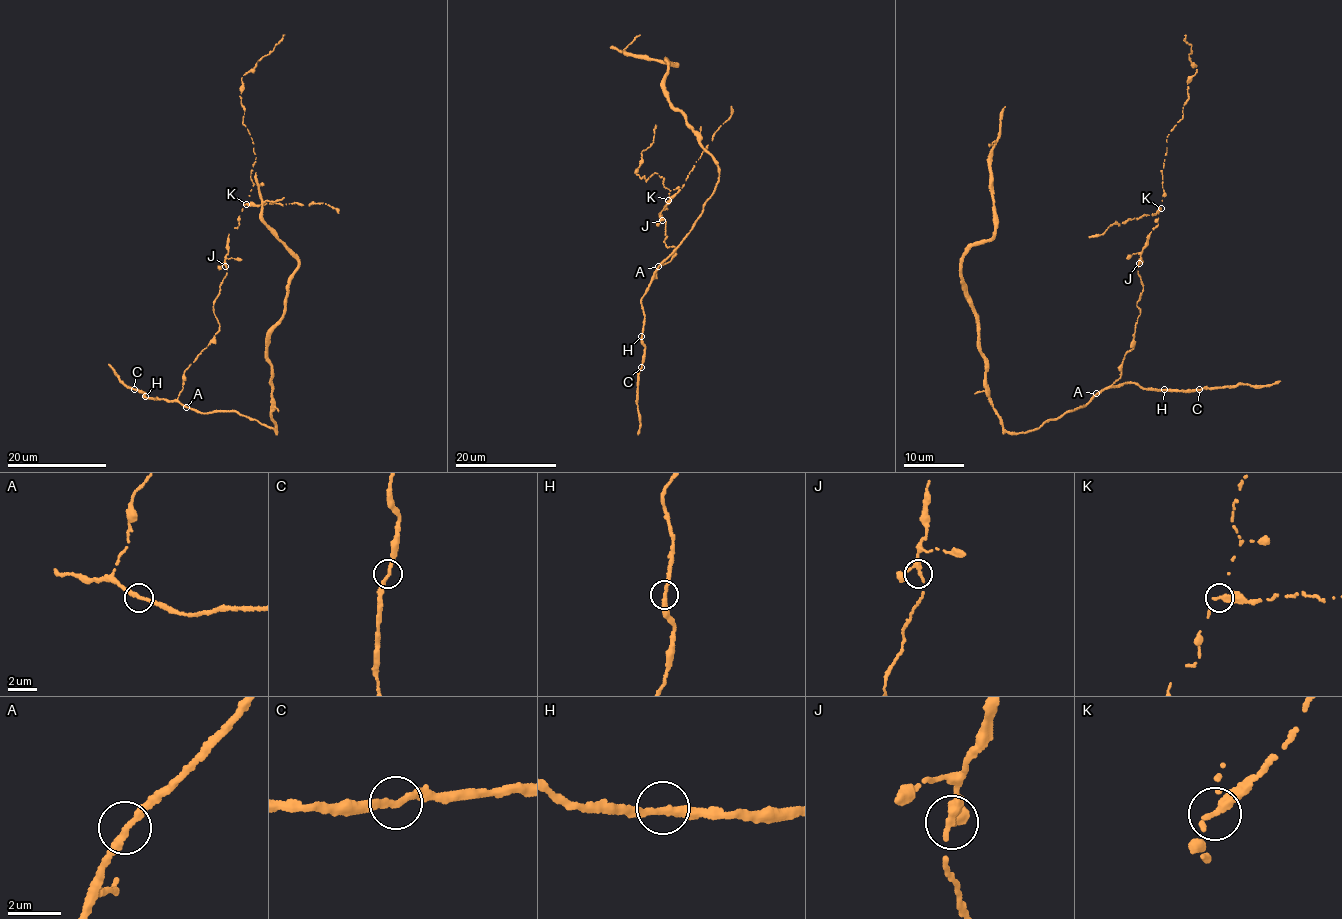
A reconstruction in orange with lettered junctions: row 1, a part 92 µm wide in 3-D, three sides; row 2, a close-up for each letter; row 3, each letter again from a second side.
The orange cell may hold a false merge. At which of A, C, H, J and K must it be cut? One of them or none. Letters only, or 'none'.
K

